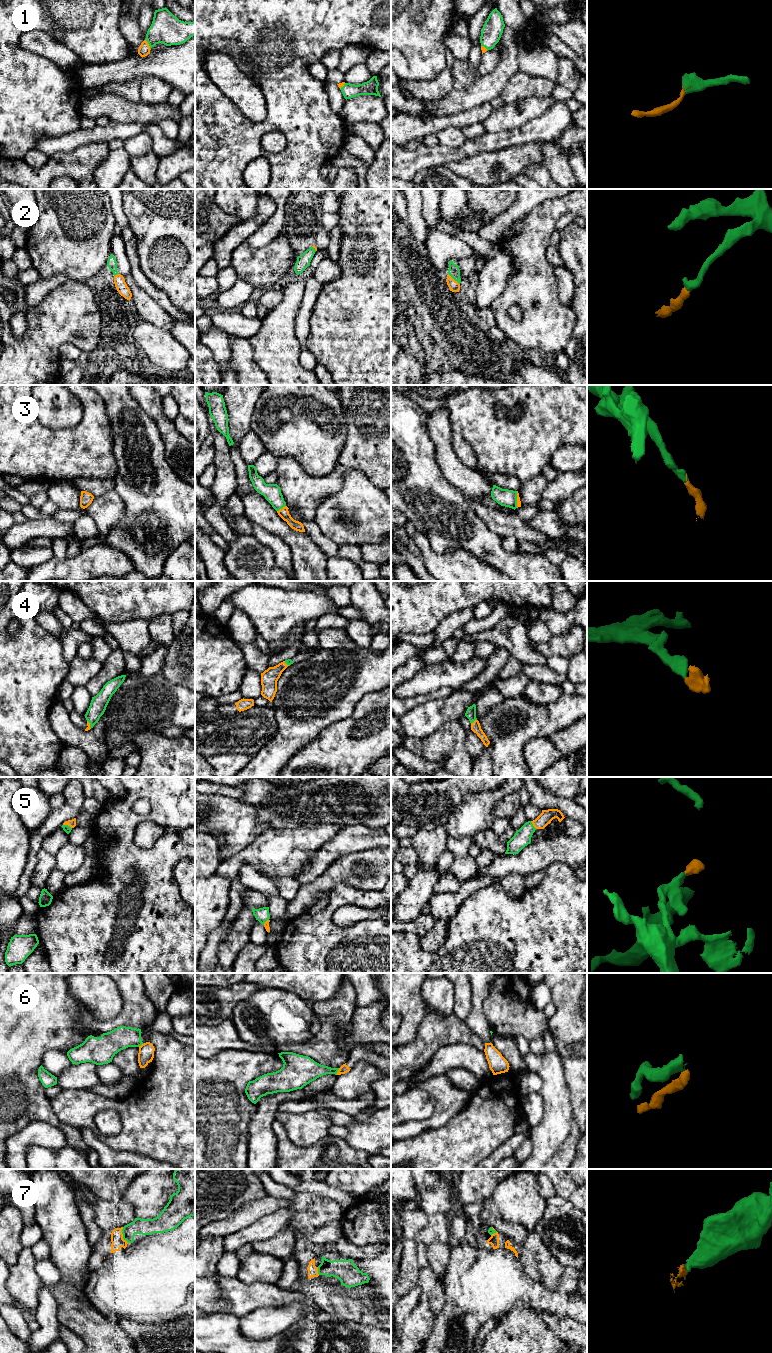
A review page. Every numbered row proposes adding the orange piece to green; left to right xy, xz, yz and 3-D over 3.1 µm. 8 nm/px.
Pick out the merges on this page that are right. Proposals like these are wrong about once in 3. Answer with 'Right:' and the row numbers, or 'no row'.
Right: 1, 2, 3, 4, 5, 7

